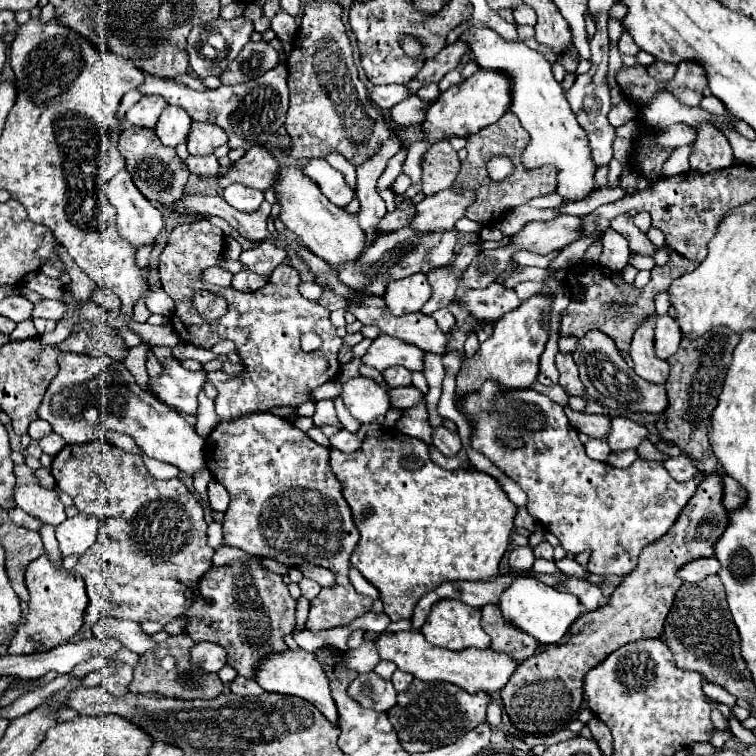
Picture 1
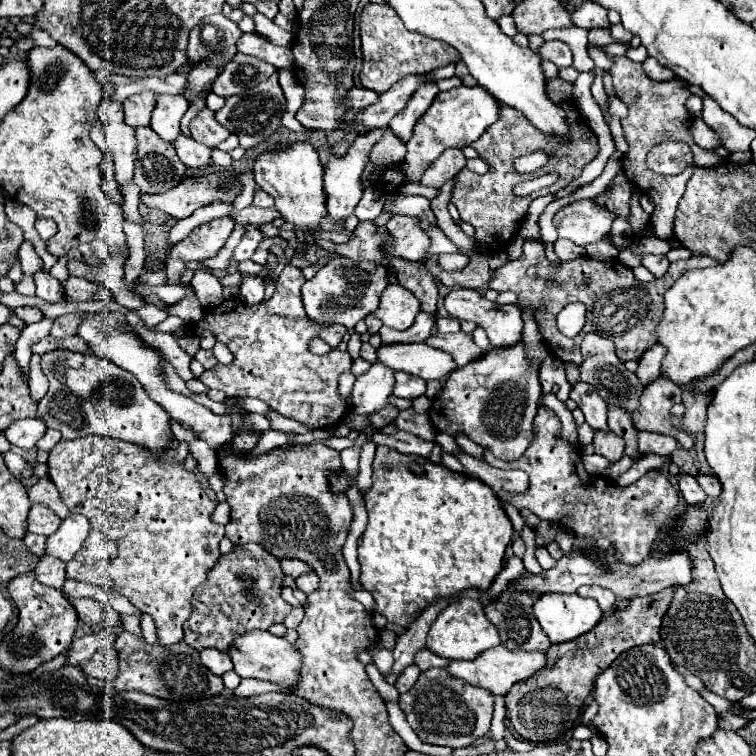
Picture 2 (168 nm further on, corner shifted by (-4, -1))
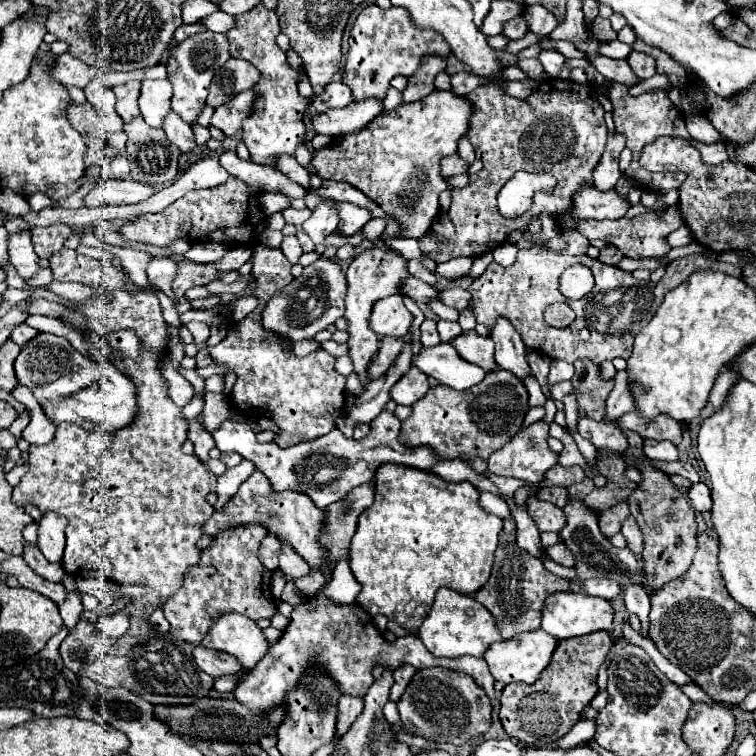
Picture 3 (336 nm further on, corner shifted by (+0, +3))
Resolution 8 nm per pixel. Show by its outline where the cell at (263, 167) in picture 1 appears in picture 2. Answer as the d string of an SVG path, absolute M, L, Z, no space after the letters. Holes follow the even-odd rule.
M211 174L203 178L185 178L179 186L163 194L139 194L139 200L153 210L161 210L177 220L191 216L201 206L211 204L213 200L233 202L241 192L241 184L233 174ZM231 180L233 186L221 190L219 184Z

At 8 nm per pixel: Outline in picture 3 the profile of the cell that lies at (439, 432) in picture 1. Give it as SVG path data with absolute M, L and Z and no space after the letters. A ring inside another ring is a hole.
M525 486L527 492L529 492L529 498L527 498L527 510L529 510L529 516L535 520L537 528L541 532L559 532L565 524L565 516L563 516L563 510L551 502L545 502L537 496L537 488L533 486Z

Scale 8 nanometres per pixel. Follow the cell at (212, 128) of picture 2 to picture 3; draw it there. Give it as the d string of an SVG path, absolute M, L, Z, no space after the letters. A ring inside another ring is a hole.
M203 32L197 36L191 36L189 40L177 44L171 48L171 56L167 60L167 70L169 70L169 82L173 84L173 100L171 108L185 120L187 124L197 124L201 110L205 108L209 84L213 80L213 70L215 66L223 66L231 58L229 54L229 44L225 34L215 34L215 32Z

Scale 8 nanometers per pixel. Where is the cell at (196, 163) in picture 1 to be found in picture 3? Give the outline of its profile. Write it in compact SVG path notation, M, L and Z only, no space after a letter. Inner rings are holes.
M171 112L165 118L163 130L165 130L167 138L171 140L171 144L175 144L183 154L191 154L197 148L197 142L195 142L195 136L193 136L193 128L187 122L183 122L175 112Z

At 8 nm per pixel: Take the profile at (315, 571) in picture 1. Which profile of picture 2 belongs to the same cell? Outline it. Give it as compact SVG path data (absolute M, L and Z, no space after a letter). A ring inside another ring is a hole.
M281 558L281 568L283 568L283 574L293 576L293 578L311 570L311 566L307 566L307 564L303 564L301 560L295 560L295 558Z

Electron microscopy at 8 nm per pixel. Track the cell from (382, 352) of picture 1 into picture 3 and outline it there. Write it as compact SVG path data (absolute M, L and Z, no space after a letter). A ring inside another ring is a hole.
M443 342L431 348L421 348L419 354L413 356L413 364L439 384L451 386L455 390L467 390L473 384L479 384L479 380L485 376L479 366L467 364L451 344Z

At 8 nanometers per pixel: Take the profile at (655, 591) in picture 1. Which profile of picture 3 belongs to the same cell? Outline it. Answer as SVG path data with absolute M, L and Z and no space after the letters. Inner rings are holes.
M593 632L591 636L579 636L579 640L559 640L551 664L535 684L507 684L501 692L499 718L505 732L511 738L559 738L567 734L597 694L597 670L613 644L611 632Z

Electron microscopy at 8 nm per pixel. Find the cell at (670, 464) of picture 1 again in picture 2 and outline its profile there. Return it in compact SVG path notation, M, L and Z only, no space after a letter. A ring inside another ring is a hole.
M681 474L681 478L679 478L679 490L681 490L681 494L683 494L683 498L685 498L687 504L699 506L699 504L705 504L705 500L707 500L707 494L699 488L697 480L693 476L689 476L689 474Z

